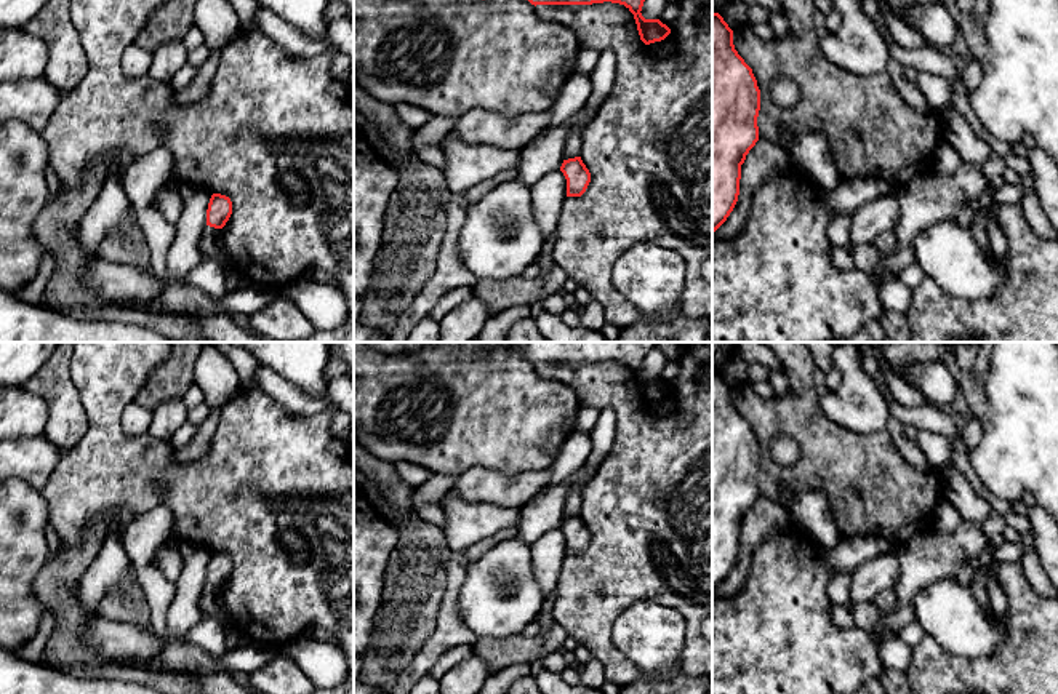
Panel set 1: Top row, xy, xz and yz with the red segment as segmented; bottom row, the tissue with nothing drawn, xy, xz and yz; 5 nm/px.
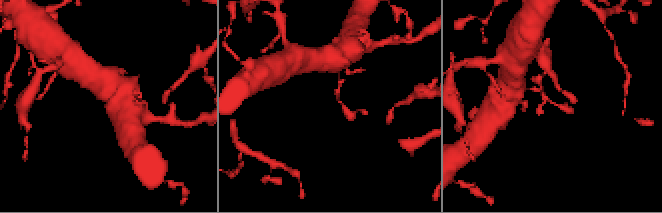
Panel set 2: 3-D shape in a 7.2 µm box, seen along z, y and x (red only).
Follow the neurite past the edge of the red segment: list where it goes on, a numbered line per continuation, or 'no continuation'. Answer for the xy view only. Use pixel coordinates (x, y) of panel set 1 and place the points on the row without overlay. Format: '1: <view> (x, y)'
no continuation

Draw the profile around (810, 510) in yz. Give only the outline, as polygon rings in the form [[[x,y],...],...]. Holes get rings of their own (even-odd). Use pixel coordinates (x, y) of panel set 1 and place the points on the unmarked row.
[[[823,491],[796,494],[789,512],[794,523],[802,528],[818,547],[834,548],[840,544],[844,536],[836,526],[836,517]]]

